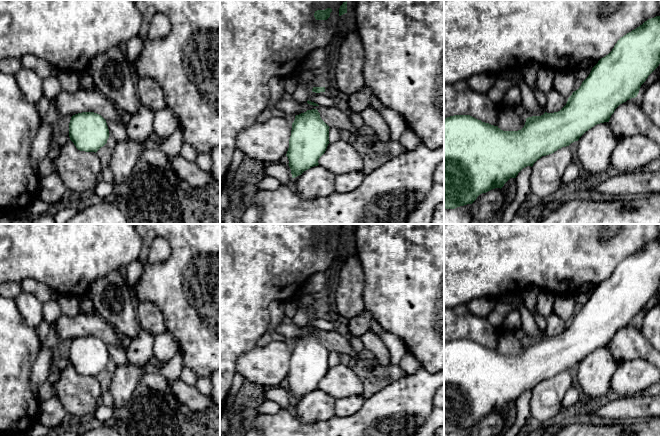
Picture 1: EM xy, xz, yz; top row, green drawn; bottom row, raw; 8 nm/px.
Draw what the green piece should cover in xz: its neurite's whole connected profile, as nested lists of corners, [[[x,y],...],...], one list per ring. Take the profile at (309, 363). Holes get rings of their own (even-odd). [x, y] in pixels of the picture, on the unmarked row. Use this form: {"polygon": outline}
{"polygon": [[[317,333],[307,334],[295,340],[286,378],[292,402],[319,389],[318,384],[330,367],[329,352]]]}

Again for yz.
{"polygon": [[[660,240],[648,243],[642,249],[627,257],[621,261],[615,268],[612,275],[601,282],[598,287],[592,292],[589,300],[582,306],[581,310],[572,317],[568,322],[566,329],[558,336],[547,337],[545,336],[541,340],[532,340],[526,342],[524,351],[518,355],[503,355],[498,350],[491,349],[489,347],[482,346],[470,339],[454,339],[444,342],[444,433],[455,433],[460,430],[472,428],[477,421],[495,412],[502,412],[504,408],[510,402],[516,402],[518,397],[527,390],[533,390],[533,388],[542,380],[546,380],[554,377],[562,371],[569,370],[571,367],[578,365],[579,362],[589,353],[597,348],[609,346],[611,339],[615,333],[622,327],[631,322],[637,321],[641,309],[646,305],[648,300],[659,290],[660,288]]]}

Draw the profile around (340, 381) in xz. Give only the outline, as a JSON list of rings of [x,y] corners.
[[[343,364],[329,367],[318,387],[335,399],[362,396],[364,392],[361,379],[349,366]]]

